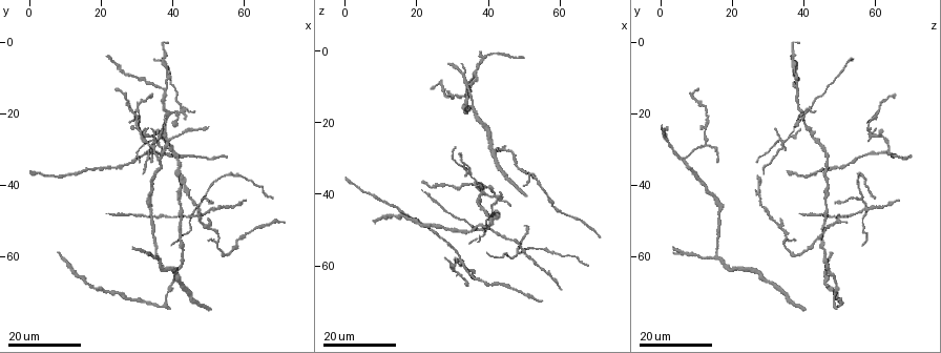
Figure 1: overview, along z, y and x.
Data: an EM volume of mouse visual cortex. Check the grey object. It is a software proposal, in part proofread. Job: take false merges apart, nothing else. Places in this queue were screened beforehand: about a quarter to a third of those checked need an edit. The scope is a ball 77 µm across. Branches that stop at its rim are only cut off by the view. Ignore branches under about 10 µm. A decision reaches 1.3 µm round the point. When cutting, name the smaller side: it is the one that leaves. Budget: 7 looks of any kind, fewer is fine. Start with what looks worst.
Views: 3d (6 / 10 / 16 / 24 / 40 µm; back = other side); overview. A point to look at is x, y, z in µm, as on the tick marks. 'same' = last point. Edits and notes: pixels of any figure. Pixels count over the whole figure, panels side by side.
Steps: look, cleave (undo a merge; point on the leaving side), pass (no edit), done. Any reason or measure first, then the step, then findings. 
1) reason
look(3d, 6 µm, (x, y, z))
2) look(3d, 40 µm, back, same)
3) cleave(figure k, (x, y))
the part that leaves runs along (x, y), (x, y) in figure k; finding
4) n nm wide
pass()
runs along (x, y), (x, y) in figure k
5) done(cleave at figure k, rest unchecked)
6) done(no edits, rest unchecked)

three arms meet
look(3d, 24 µm, (36.0, 60.0, 16.0))

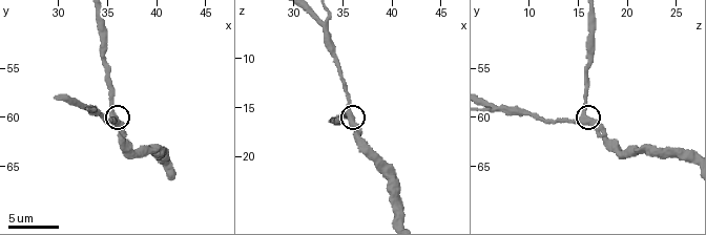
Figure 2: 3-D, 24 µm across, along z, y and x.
zoom in
look(3d, 10 µm, (35.6, 60.6, 15.8))

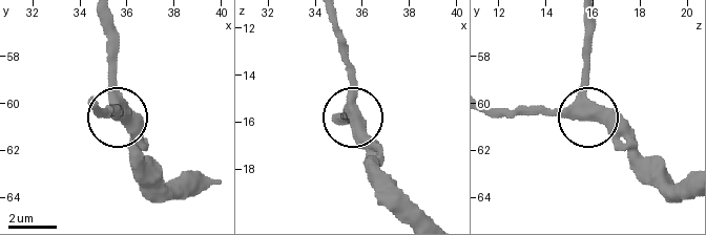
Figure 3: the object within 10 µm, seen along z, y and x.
pass()
runs along (586, 19), (584, 113), (504, 115) in figure 3; all the same cell

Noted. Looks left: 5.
arms part here
look(3d, 24 µm, (52.5, 56.0, 34.0))

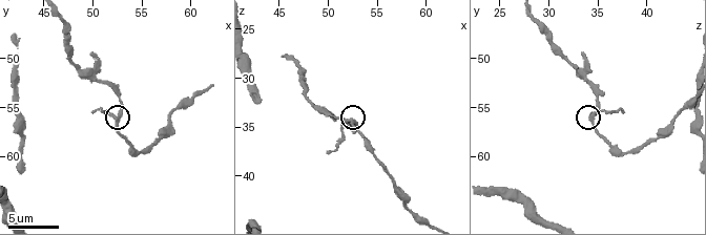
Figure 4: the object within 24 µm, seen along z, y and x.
closer look
look(3d, 6 µm, (52.6, 56.2, 34.2))

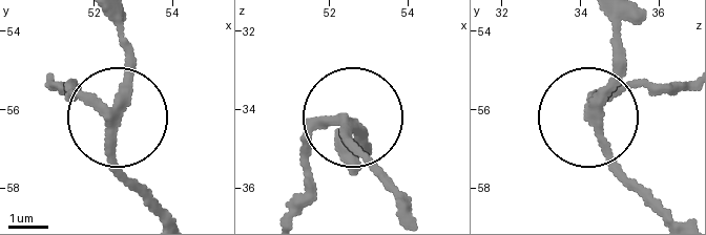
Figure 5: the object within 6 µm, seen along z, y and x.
side arm 26 µm
pass()
one cell here

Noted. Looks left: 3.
three arms meet
look(3d, 16 µm, (30.5, 23.5, 13.0))

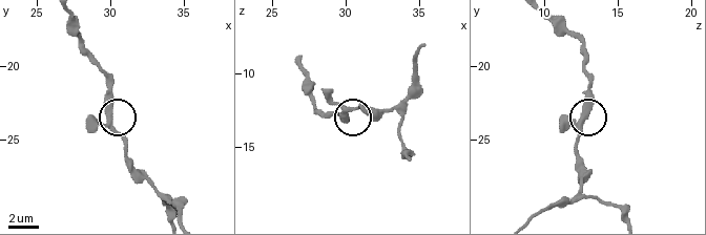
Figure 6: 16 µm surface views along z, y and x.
closer look
look(3d, 10 µm, (30.4, 24.2, 12.4))

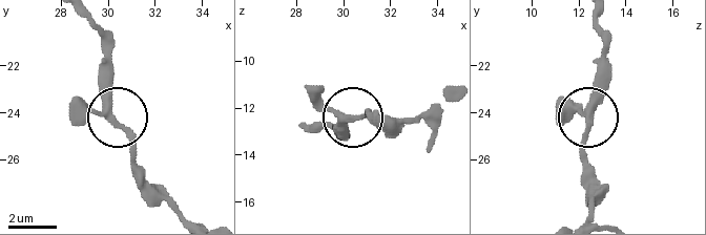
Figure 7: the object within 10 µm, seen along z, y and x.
pass()
continuous, no second cell

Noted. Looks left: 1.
done(no edits, rest unchecked)

